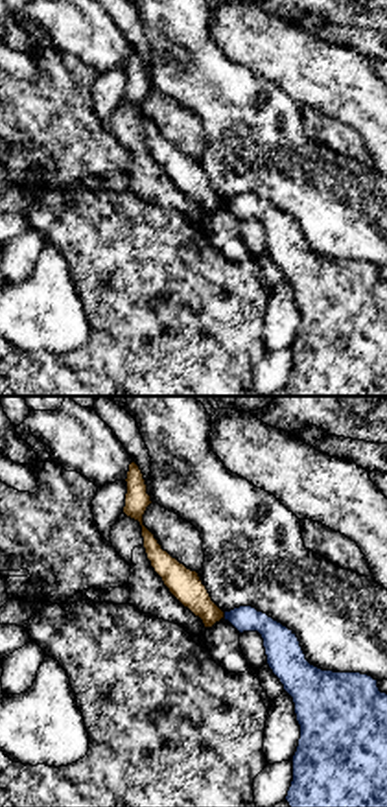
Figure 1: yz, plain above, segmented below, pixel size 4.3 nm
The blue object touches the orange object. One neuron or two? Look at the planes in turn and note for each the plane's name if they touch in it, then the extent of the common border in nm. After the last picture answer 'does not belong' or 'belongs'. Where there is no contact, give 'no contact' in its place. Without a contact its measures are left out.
yz | 30 nm

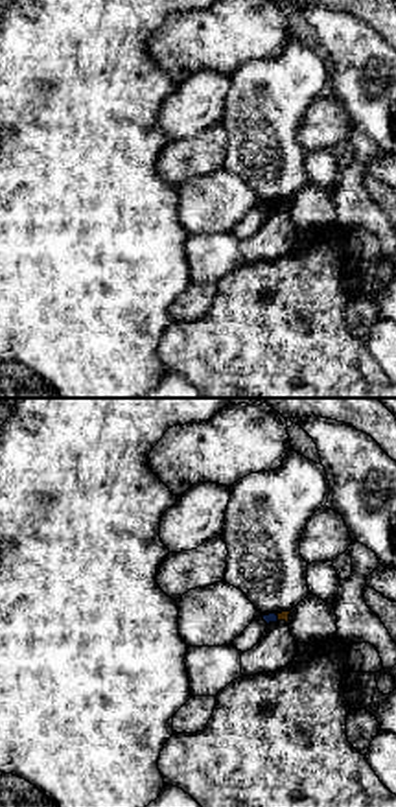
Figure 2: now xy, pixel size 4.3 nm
xy | 40 nm

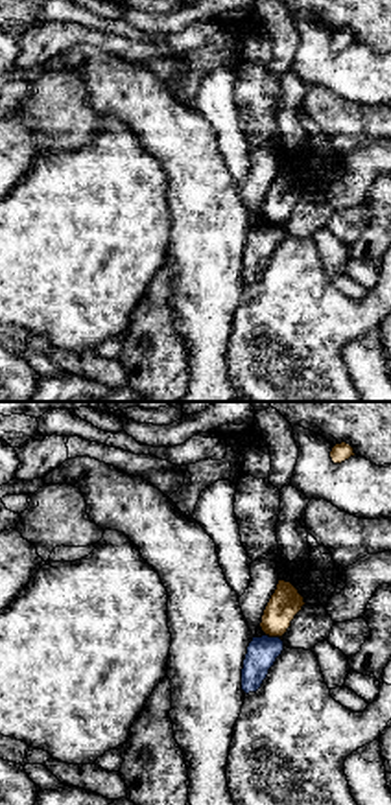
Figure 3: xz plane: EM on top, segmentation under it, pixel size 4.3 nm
xz | 80 nm

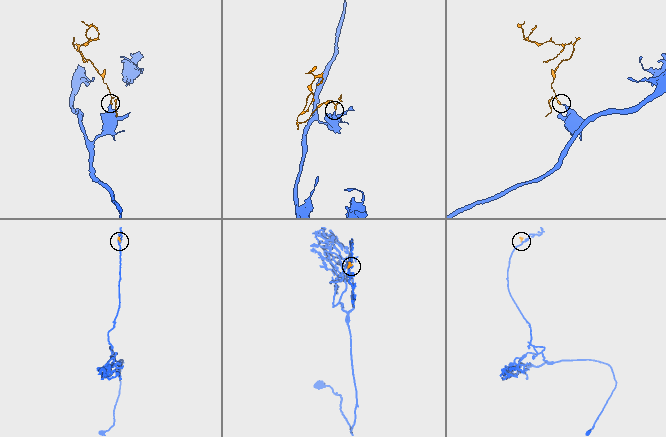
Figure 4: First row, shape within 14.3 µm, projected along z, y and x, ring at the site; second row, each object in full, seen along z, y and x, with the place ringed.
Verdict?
does not belong

